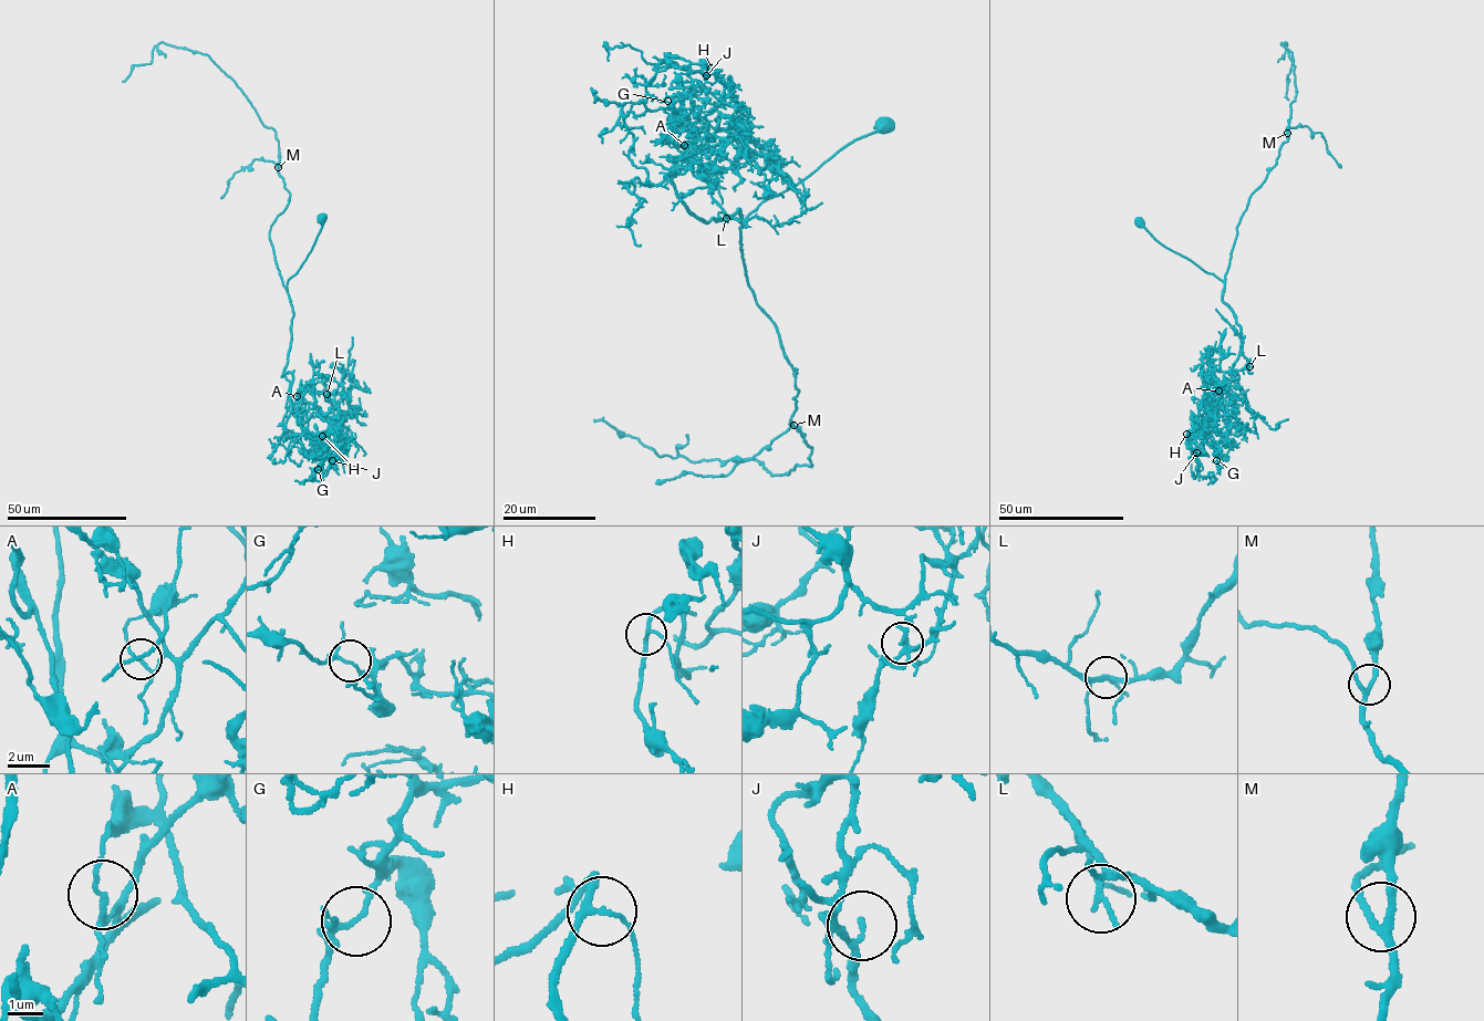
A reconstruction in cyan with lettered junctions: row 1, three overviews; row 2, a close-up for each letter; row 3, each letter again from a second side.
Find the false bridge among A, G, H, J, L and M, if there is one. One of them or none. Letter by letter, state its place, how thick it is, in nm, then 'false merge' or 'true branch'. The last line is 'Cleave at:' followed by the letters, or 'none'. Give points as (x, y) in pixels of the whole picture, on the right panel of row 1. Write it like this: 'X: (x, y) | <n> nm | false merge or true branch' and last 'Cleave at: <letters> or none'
A: (1218, 391) | 110 nm | false merge
G: (1216, 460) | 120 nm | true branch
H: (1186, 434) | 140 nm | true branch
J: (1196, 452) | 110 nm | true branch
L: (1249, 366) | 110 nm | true branch
M: (1287, 133) | 200 nm | true branch
Cleave at: A

